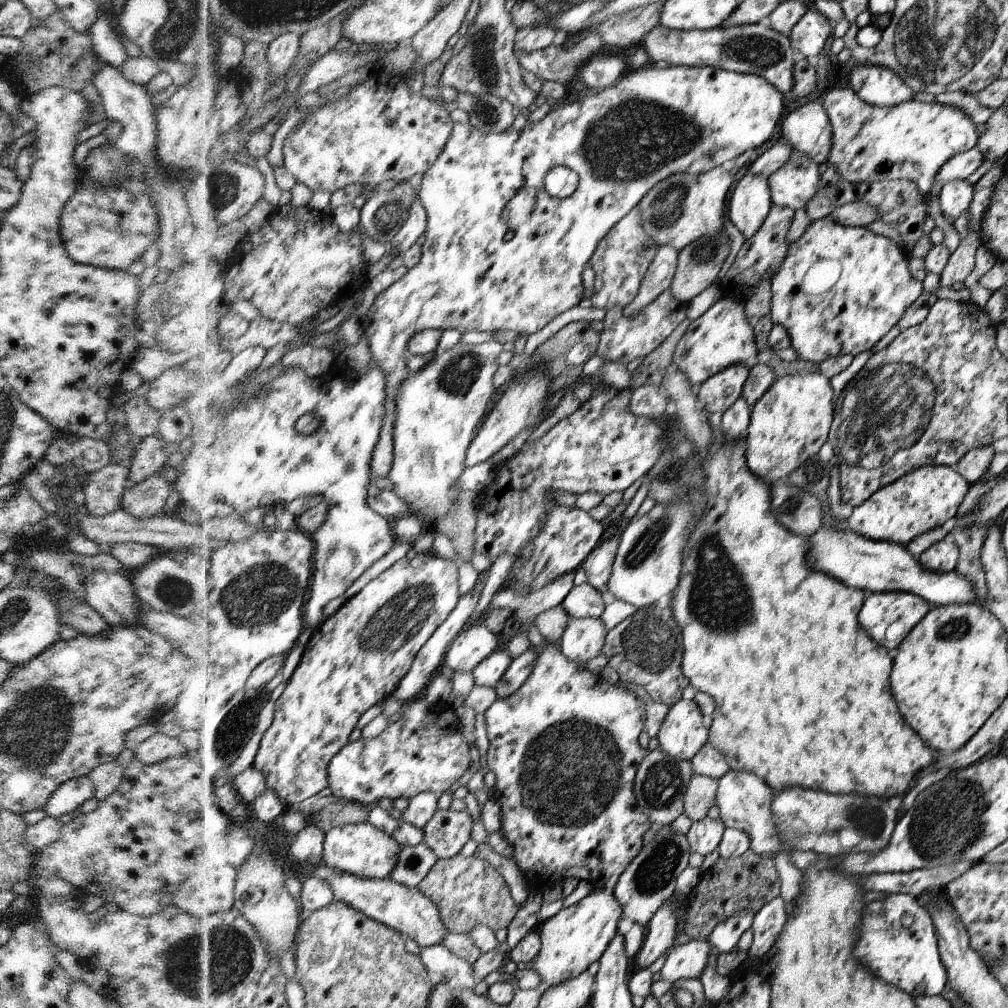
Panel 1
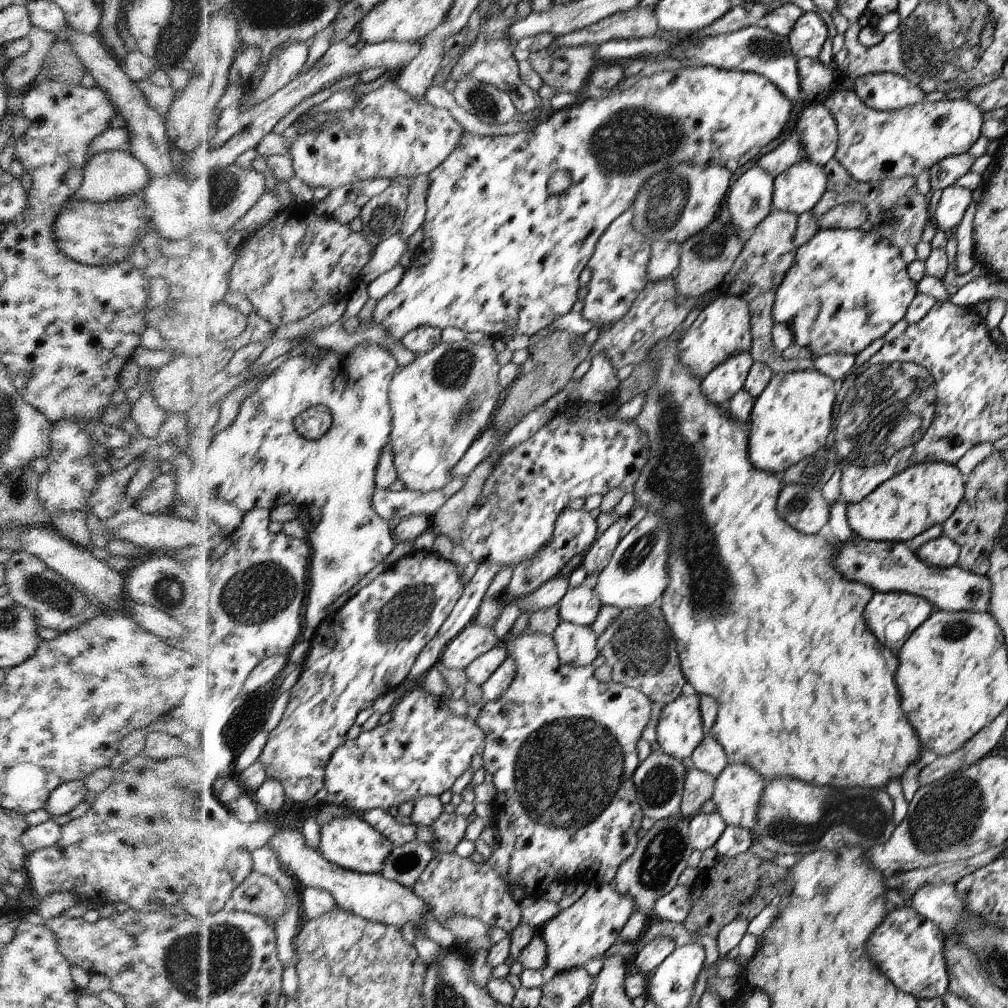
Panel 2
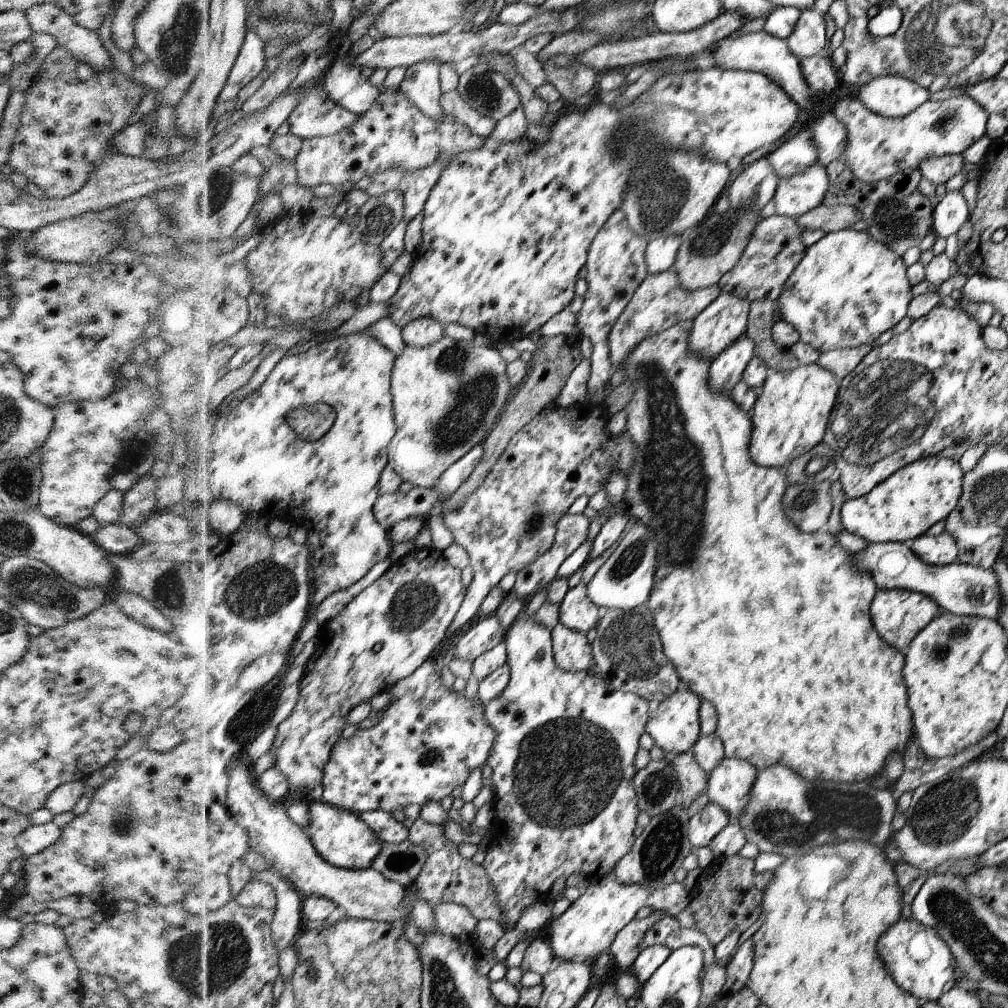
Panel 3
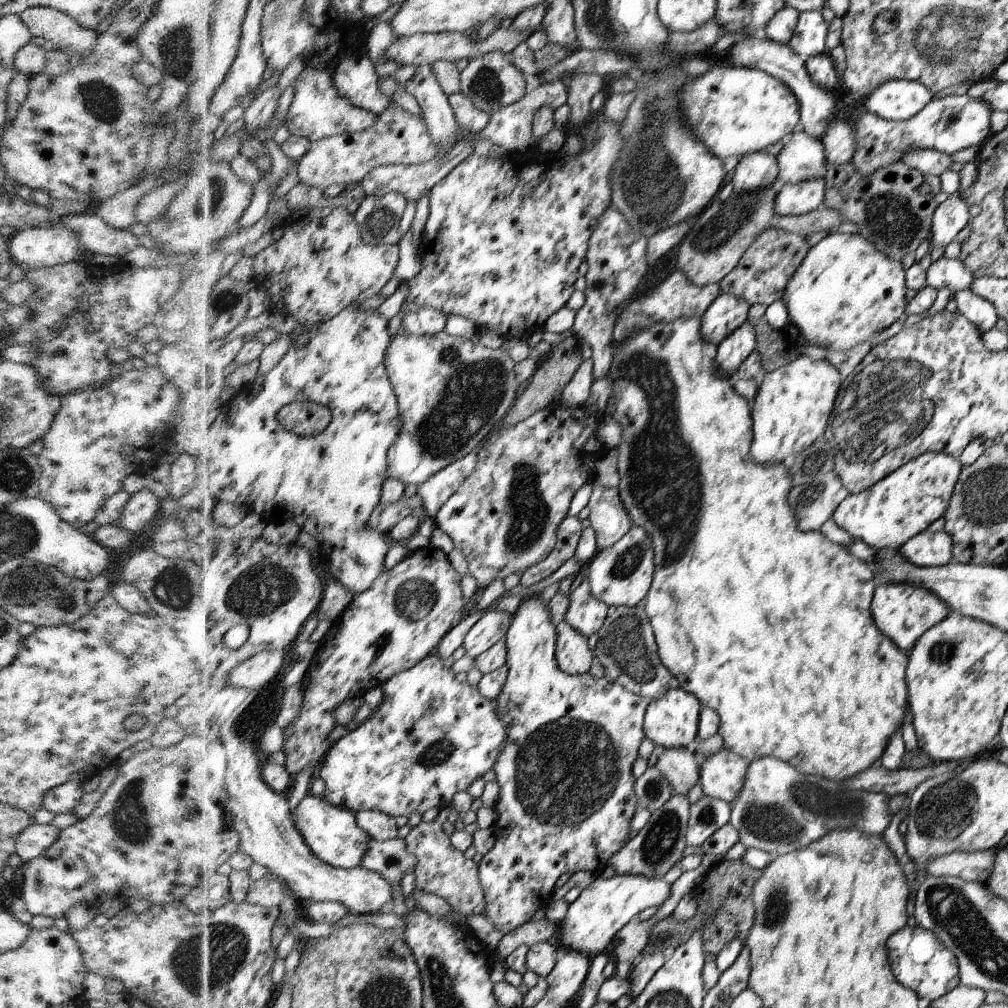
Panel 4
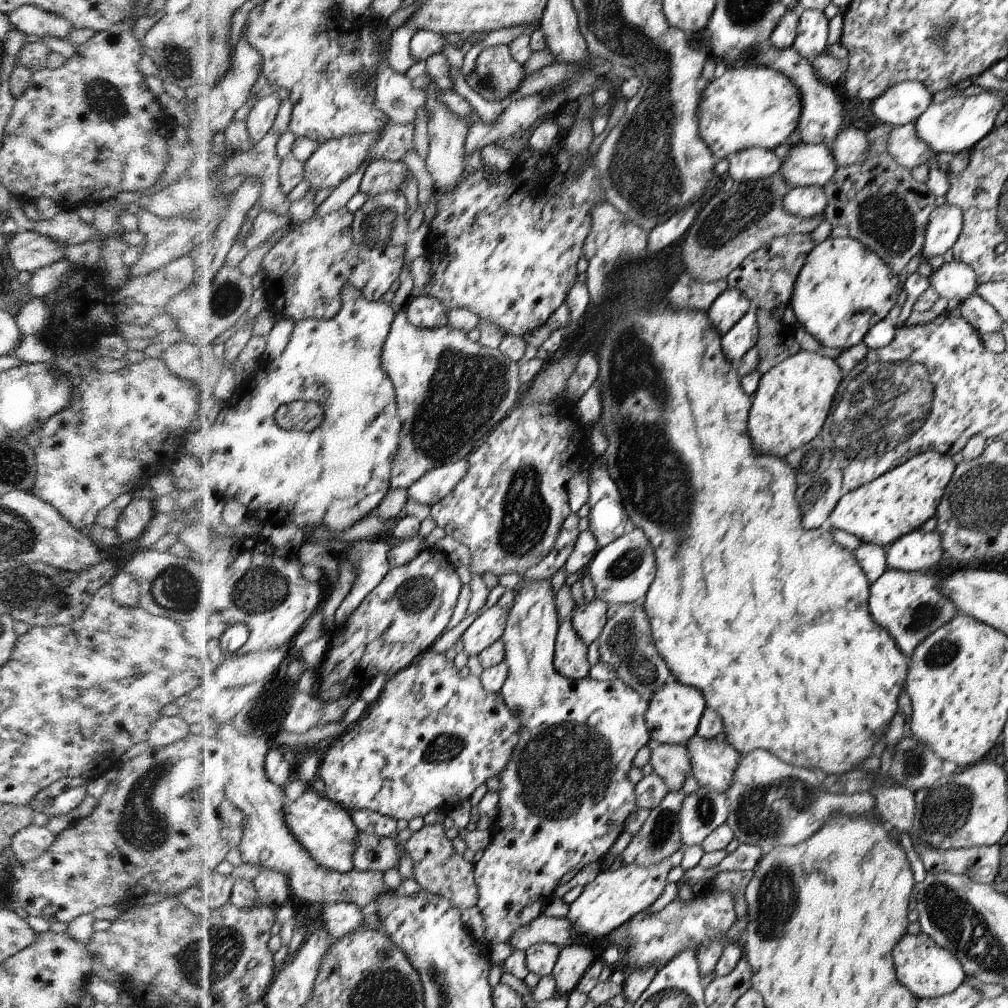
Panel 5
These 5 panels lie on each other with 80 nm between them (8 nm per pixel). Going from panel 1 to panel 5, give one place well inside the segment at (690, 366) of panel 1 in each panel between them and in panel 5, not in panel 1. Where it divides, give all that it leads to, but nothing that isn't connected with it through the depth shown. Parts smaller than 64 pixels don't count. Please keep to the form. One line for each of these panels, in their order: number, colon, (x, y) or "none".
2: (722, 328)
3: (722, 323)
4: (728, 313)
5: (732, 305)

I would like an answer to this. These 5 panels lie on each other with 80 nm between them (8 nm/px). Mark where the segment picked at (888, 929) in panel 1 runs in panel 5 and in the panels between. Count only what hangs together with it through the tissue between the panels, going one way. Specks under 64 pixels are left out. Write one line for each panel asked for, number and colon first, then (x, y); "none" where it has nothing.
2: (910, 950)
3: (918, 958)
4: (919, 960)
5: (927, 969)

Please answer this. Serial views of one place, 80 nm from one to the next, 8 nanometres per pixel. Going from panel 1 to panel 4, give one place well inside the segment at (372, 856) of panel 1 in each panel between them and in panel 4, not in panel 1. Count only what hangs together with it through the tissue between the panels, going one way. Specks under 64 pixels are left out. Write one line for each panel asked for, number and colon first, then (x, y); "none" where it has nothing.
2: (353, 843)
3: (343, 837)
4: (334, 832)

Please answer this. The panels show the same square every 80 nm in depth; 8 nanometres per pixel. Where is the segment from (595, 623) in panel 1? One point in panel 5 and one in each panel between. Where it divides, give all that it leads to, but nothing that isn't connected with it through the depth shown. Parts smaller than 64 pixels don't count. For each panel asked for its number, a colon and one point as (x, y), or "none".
2: (576, 645)
3: (572, 652)
4: (572, 654)
5: (570, 659)

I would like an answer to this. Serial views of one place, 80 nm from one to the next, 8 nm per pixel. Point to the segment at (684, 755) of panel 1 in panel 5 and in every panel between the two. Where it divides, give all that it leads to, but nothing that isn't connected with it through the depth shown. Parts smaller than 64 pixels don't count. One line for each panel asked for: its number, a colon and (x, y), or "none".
2: (679, 730)
3: (675, 726)
4: (672, 721)
5: (675, 711)

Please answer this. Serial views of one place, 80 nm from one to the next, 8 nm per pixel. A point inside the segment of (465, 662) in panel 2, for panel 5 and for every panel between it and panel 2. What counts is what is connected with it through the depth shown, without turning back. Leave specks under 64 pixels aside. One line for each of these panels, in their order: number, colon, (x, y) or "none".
3: (486, 632)
4: (492, 628)
5: (488, 628)

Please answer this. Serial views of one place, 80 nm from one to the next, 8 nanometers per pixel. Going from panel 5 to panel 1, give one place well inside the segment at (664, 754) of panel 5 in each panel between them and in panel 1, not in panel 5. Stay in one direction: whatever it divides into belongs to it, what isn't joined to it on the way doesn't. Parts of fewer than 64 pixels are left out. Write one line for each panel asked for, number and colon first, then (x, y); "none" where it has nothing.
1: (700, 795)
2: (698, 786)
3: (692, 779)
4: (680, 766)

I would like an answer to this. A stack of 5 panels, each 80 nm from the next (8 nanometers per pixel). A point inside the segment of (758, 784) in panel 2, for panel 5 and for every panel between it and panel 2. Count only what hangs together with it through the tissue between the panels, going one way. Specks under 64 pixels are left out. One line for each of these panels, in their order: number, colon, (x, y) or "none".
3: (729, 785)
4: (723, 775)
5: (714, 763)

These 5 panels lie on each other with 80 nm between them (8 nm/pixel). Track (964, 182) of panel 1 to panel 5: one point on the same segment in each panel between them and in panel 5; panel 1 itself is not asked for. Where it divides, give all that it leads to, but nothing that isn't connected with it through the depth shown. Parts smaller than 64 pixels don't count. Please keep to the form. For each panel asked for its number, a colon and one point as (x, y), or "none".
2: (955, 200)
3: (951, 214)
4: (952, 215)
5: (946, 223)

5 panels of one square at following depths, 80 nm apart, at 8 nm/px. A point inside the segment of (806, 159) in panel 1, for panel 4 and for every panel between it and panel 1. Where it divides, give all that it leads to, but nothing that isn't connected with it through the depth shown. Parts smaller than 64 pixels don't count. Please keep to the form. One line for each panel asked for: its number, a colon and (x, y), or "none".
2: (797, 191)
3: (795, 195)
4: (792, 199)

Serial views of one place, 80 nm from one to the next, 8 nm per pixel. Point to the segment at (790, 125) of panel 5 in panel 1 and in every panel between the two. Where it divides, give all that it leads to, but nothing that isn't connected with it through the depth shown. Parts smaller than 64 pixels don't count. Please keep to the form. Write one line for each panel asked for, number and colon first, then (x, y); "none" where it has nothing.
1: (476, 273)
2: (504, 255)
3: (512, 222)
4: (734, 111)

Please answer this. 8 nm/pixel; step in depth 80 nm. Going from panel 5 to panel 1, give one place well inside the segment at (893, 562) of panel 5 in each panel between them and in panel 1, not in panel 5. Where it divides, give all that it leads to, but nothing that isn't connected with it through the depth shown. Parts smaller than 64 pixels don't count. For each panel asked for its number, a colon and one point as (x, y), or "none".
1: (942, 557)
2: (943, 552)
3: (940, 550)
4: (928, 549)

